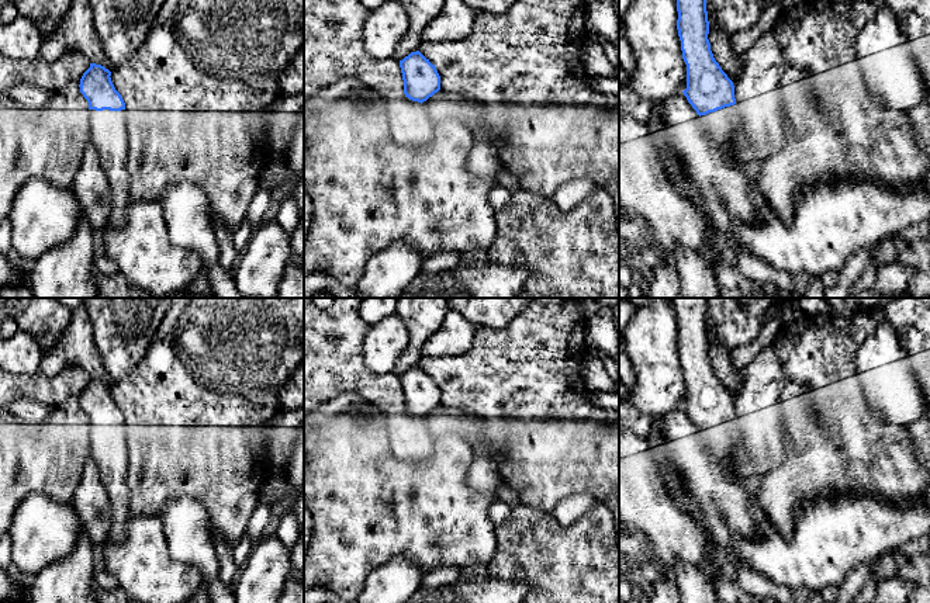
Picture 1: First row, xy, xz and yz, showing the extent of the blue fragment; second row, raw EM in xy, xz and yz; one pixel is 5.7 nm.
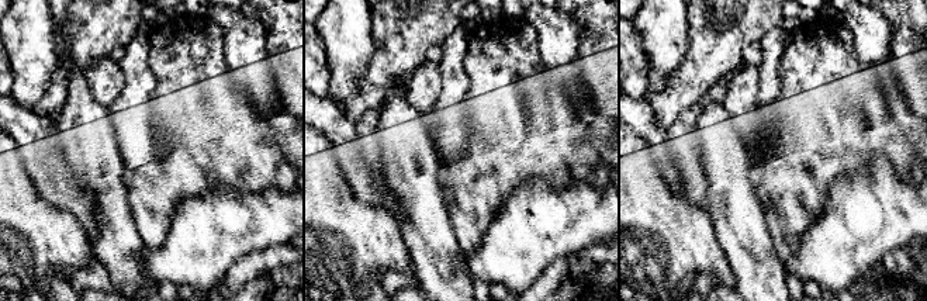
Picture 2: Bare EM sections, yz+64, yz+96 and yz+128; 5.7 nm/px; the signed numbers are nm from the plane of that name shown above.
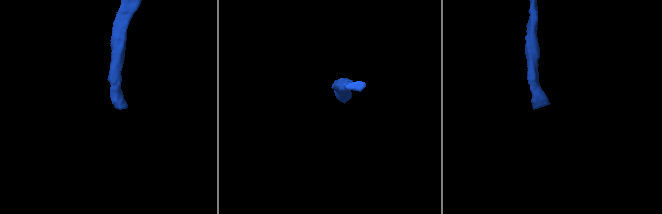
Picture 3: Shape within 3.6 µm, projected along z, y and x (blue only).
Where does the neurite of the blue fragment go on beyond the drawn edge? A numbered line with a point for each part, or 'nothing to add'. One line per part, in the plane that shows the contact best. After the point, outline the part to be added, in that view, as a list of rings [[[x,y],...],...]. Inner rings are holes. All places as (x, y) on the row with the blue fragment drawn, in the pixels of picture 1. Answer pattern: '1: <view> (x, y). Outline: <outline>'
1: xy (109, 134). Outline: [[[90,110],[89,124],[91,142],[97,149],[101,169],[108,179],[111,198],[108,223],[120,228],[125,225],[127,207],[131,200],[131,177],[125,167],[128,153],[125,110]]]

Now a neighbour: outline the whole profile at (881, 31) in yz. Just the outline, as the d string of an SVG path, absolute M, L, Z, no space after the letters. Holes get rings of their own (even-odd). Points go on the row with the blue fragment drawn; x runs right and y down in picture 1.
M884 6L861 28L855 41L855 58L902 45L906 41L907 38L900 32L895 14Z

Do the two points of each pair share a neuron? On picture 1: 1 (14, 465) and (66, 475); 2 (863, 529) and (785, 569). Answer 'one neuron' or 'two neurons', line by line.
1: one neuron
2: one neuron

